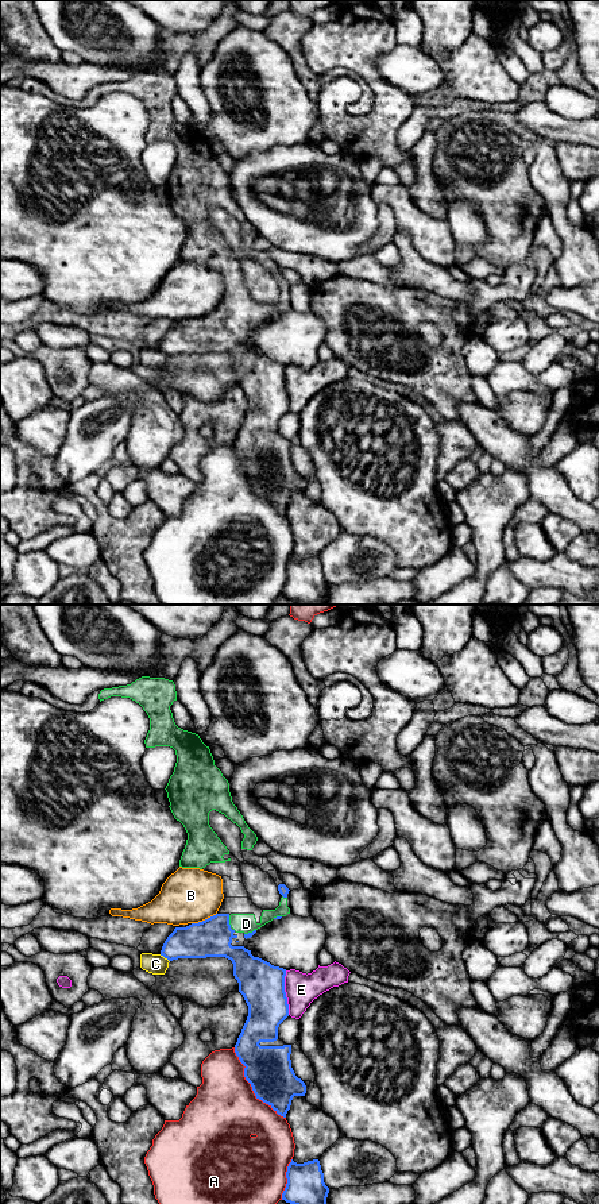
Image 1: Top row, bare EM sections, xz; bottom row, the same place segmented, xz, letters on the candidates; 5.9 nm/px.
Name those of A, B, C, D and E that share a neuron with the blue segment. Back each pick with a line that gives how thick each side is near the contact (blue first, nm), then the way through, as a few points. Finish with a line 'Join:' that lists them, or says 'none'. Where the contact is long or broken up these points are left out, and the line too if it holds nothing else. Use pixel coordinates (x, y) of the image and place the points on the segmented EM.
Join: none

